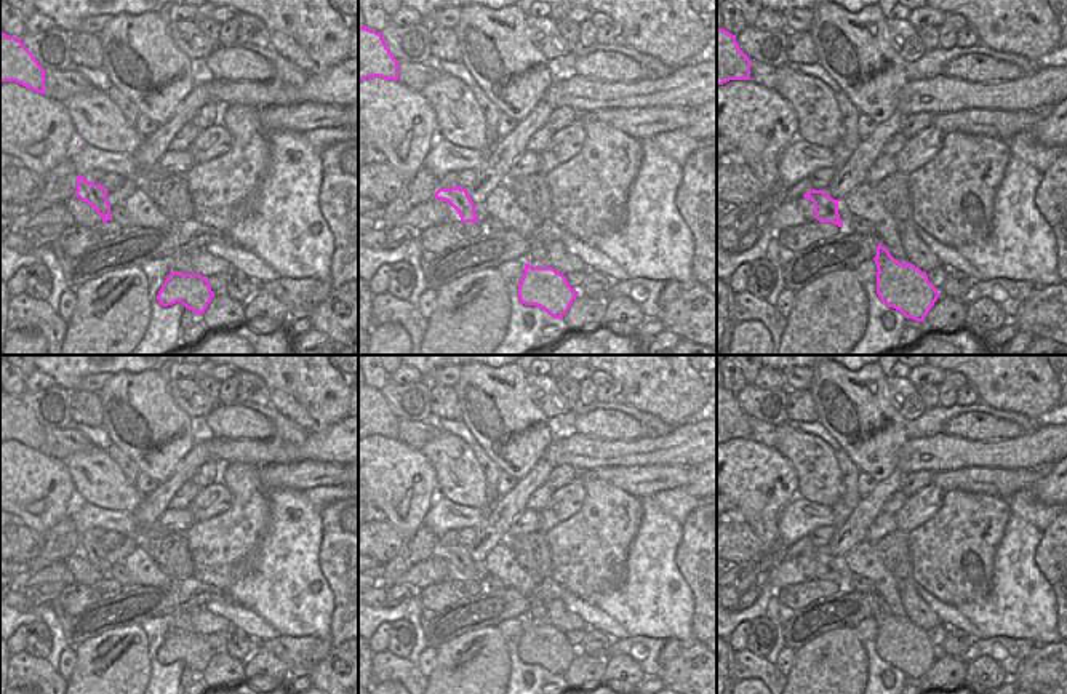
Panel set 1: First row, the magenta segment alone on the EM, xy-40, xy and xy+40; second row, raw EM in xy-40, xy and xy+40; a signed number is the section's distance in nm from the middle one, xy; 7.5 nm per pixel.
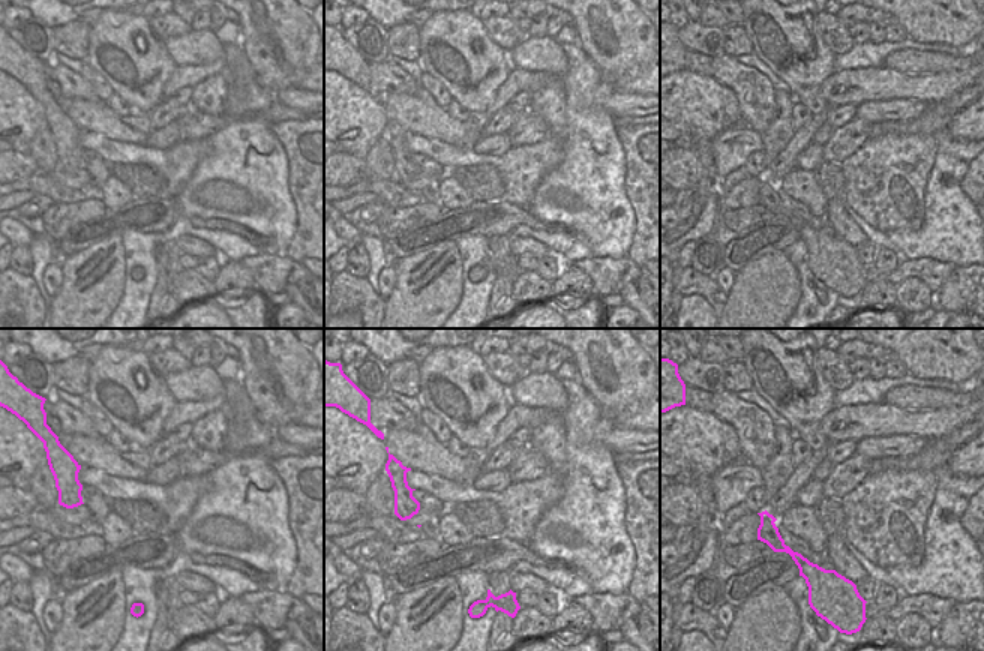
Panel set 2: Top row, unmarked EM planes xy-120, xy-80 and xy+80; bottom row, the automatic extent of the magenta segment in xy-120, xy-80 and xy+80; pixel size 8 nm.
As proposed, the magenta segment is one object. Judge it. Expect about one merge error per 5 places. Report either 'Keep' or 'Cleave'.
Keep.

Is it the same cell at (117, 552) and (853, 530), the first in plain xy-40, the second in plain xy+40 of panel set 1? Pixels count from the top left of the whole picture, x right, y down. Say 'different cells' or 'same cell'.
same cell

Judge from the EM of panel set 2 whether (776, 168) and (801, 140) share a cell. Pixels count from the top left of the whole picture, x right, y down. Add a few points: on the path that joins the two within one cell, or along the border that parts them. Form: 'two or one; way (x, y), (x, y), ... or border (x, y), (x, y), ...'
one; way (783, 161), (795, 147)

